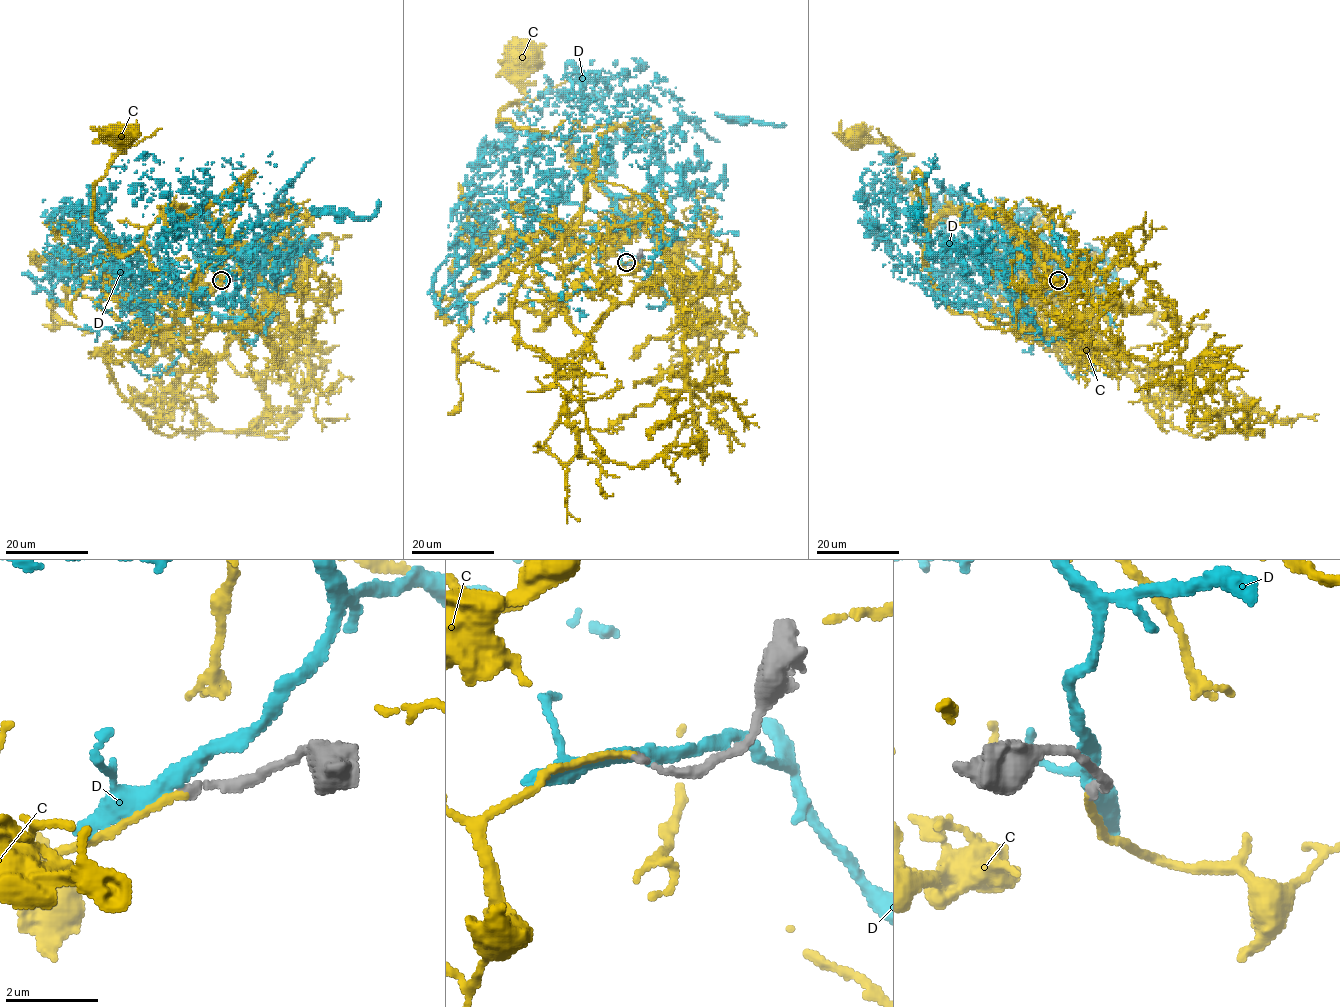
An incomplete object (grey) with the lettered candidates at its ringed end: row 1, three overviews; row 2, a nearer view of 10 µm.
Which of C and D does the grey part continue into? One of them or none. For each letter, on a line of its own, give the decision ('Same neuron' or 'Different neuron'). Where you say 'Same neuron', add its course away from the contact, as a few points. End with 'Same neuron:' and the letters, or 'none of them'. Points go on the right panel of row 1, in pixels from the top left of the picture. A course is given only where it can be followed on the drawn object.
C: Same neuron. Its course: (1058, 280), (1037, 287), (1021, 235), (973, 207), (935, 220), (924, 255), (898, 156), (885, 139), (854, 137)
D: Different neuron
Same neuron: C

